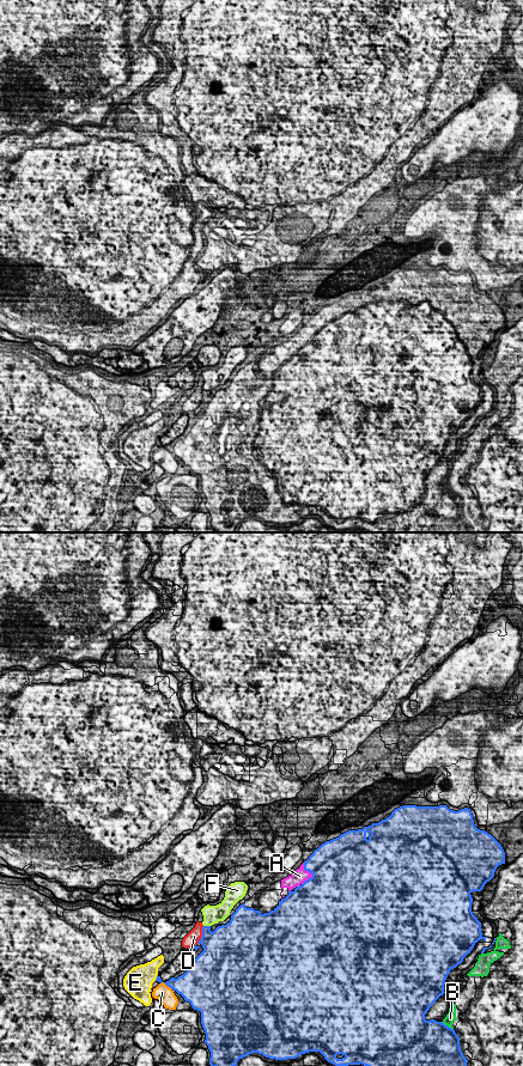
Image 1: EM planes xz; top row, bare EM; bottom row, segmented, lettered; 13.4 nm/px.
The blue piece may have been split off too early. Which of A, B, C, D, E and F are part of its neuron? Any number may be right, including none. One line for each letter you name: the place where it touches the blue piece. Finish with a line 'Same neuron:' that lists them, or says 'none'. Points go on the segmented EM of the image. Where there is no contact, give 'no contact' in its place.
A: contact xz (310, 872)
Same neuron: A

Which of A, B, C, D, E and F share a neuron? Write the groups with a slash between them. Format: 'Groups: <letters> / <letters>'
Groups: A / B / C / D / E / F

